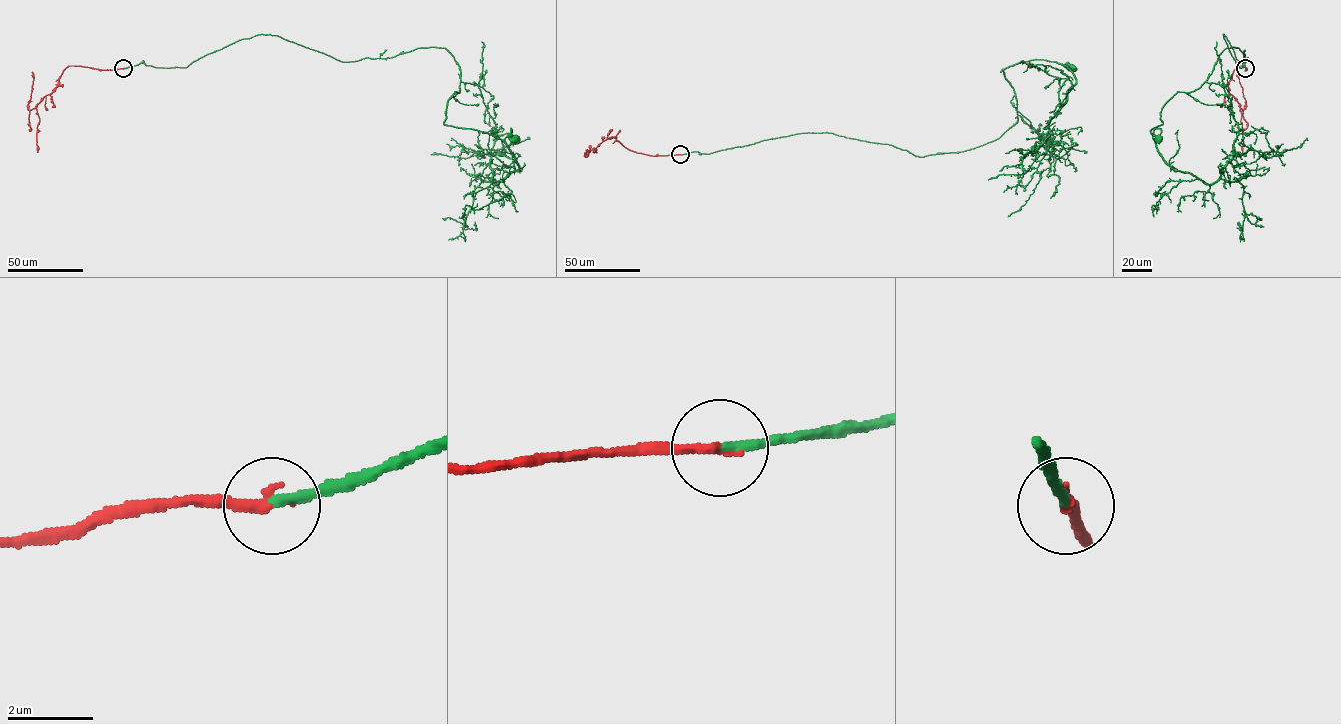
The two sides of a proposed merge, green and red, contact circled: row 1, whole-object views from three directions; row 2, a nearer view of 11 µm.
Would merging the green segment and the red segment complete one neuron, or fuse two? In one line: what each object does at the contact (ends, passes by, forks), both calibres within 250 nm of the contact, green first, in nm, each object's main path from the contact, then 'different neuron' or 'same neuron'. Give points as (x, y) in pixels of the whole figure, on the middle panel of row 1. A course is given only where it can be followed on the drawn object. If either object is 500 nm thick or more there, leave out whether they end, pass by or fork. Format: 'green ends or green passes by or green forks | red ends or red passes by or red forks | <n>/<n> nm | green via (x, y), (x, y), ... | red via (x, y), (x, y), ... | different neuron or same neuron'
green ends | red ends | 240/240 nm | green via (680, 154), (828, 132), (918, 157), (965, 151), (998, 138), (1018, 121), (1002, 69), (1035, 59), (1071, 67) | red via (680, 154), (650, 155), (635, 152), (614, 137), (602, 141), (585, 155), (589, 145) | same neuron

